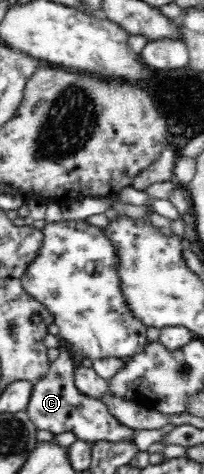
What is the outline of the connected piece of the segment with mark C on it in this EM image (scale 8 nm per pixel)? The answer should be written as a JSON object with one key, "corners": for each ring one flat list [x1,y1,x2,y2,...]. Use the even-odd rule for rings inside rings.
{"corners":[[60,343,58,346,58,359,49,366,49,372,38,381,33,381,30,399,26,405,26,414,36,429,50,431,54,435,59,433,72,433,76,439,85,442,92,441,133,441,135,431,118,422,108,411,106,404,98,398,82,393,75,384,75,367,79,364,69,345]]}

